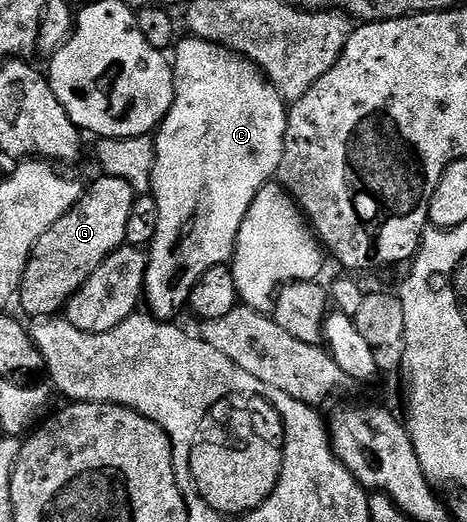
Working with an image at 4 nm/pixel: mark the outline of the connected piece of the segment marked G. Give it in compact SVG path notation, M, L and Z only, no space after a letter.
M105 175L99 178L91 189L89 186L83 192L82 198L74 204L72 211L68 211L68 215L64 215L64 219L52 223L52 227L48 227L48 231L40 235L36 247L30 253L22 276L20 301L22 297L22 309L28 316L34 317L33 319L50 319L61 314L66 308L67 301L78 293L78 289L90 278L92 271L96 271L96 267L100 267L100 263L104 263L108 255L112 255L126 244L128 211L132 211L135 191L128 183L124 183L124 179Z

